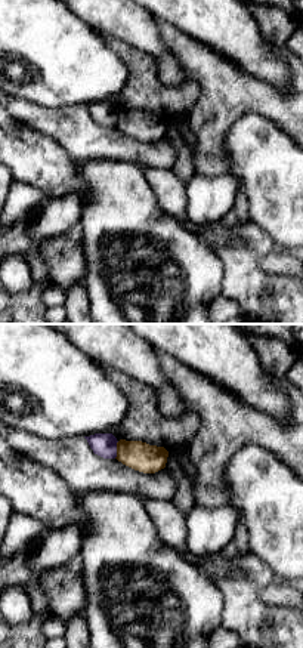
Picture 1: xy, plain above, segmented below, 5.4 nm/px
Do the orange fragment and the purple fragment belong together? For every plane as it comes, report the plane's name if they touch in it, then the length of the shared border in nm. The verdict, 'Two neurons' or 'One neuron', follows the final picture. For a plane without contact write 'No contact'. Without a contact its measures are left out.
Touches orange in xy. Shared border 100 nm

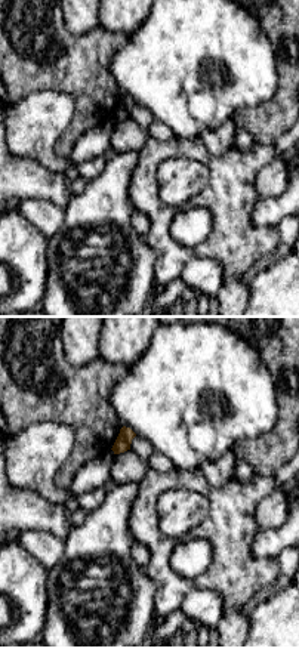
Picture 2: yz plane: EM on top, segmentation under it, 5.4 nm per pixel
No contact

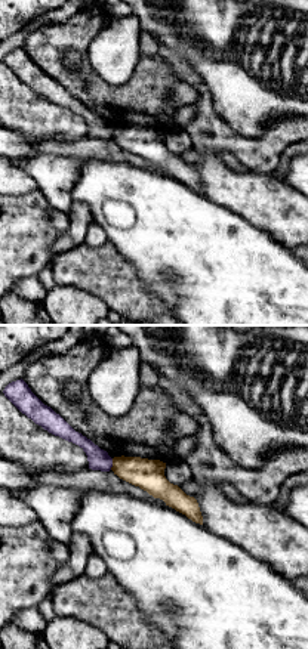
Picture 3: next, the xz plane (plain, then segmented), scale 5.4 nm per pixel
Touches orange in xz. Shared border 70 nm

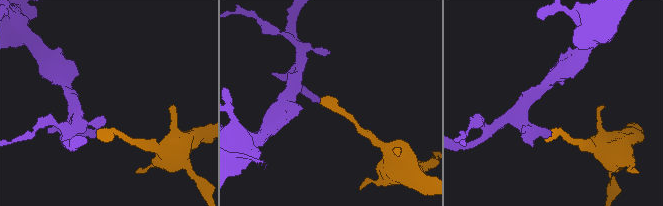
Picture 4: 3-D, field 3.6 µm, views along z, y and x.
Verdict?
Two neurons

